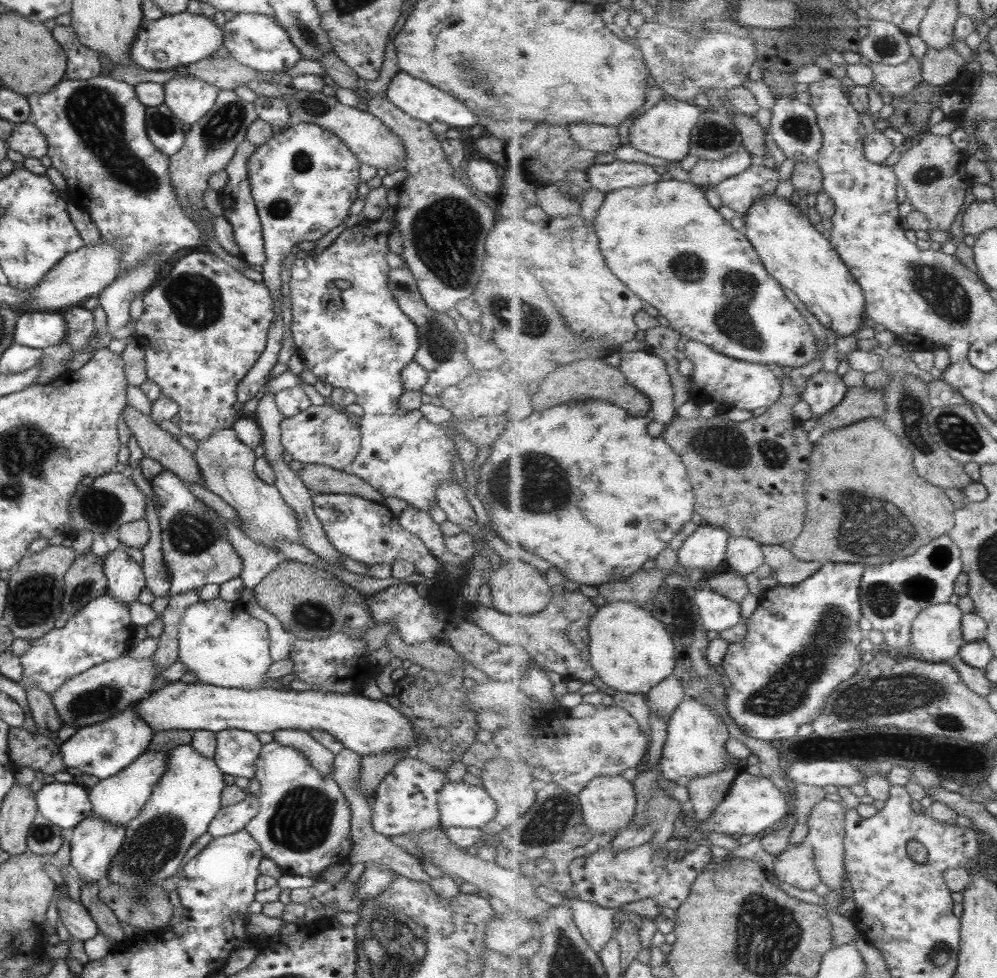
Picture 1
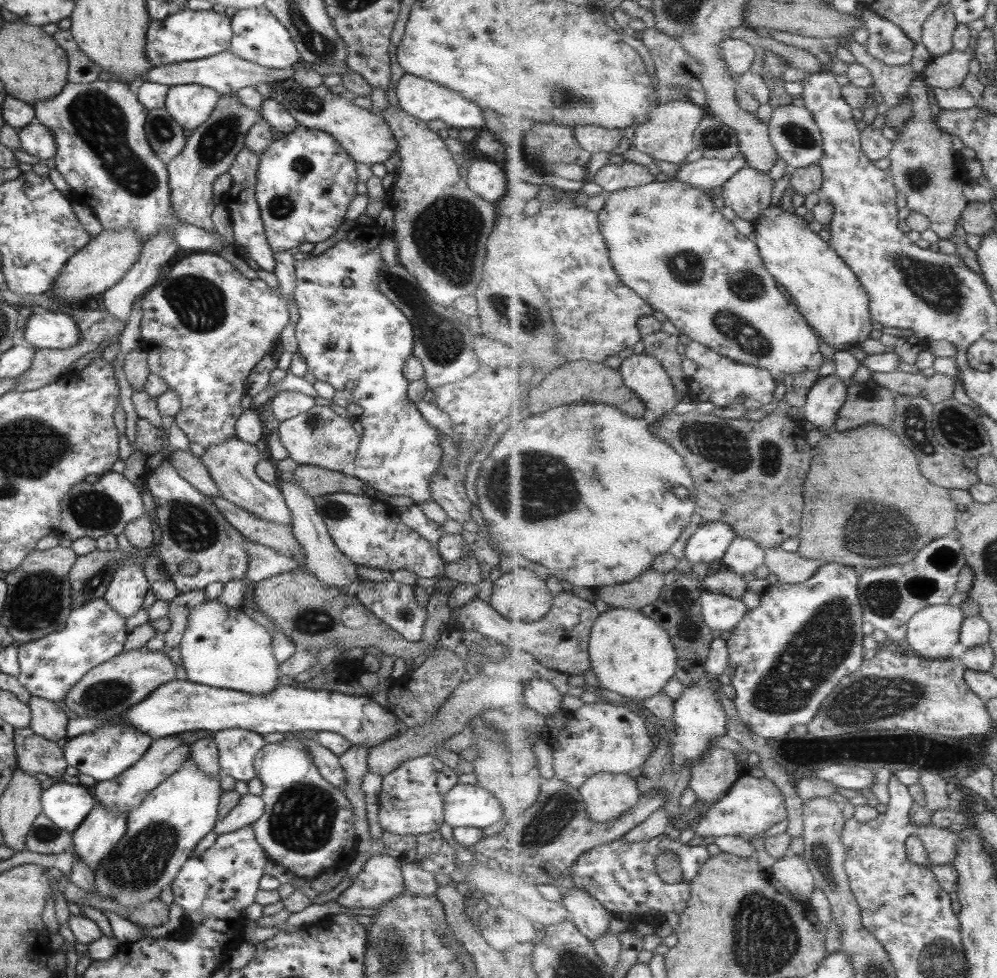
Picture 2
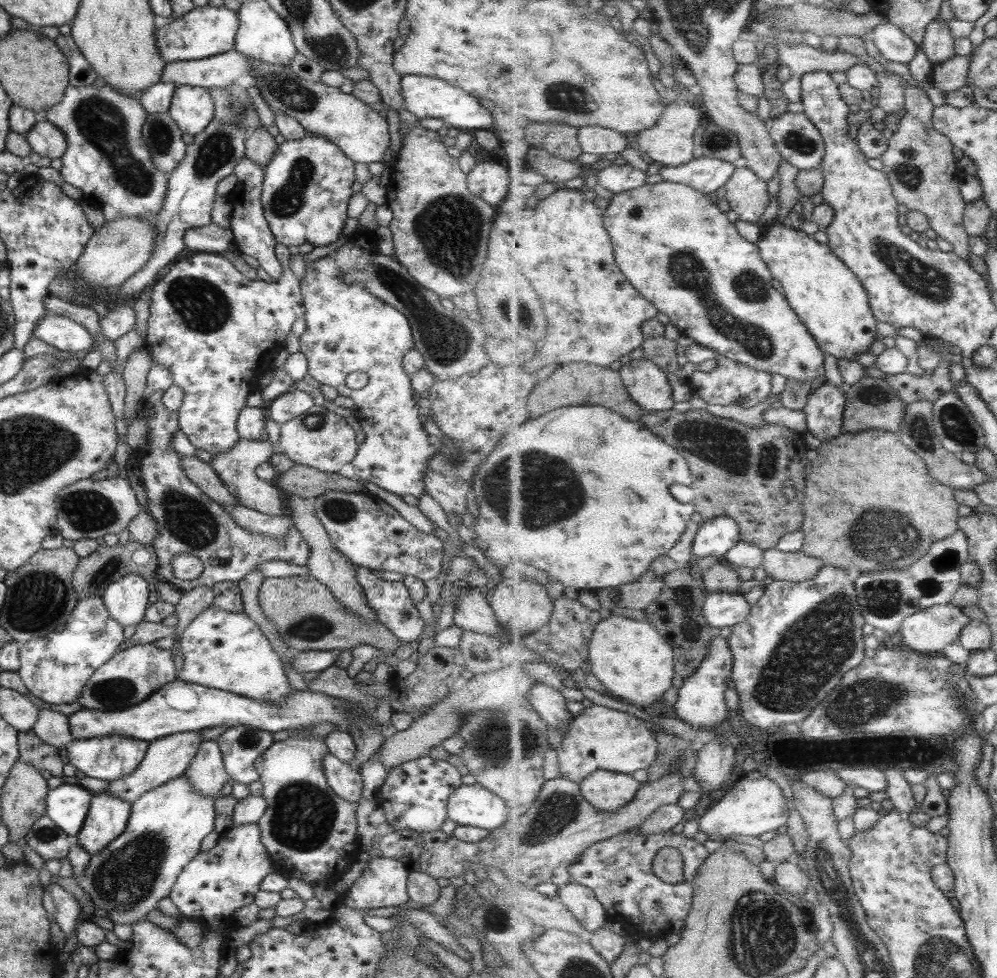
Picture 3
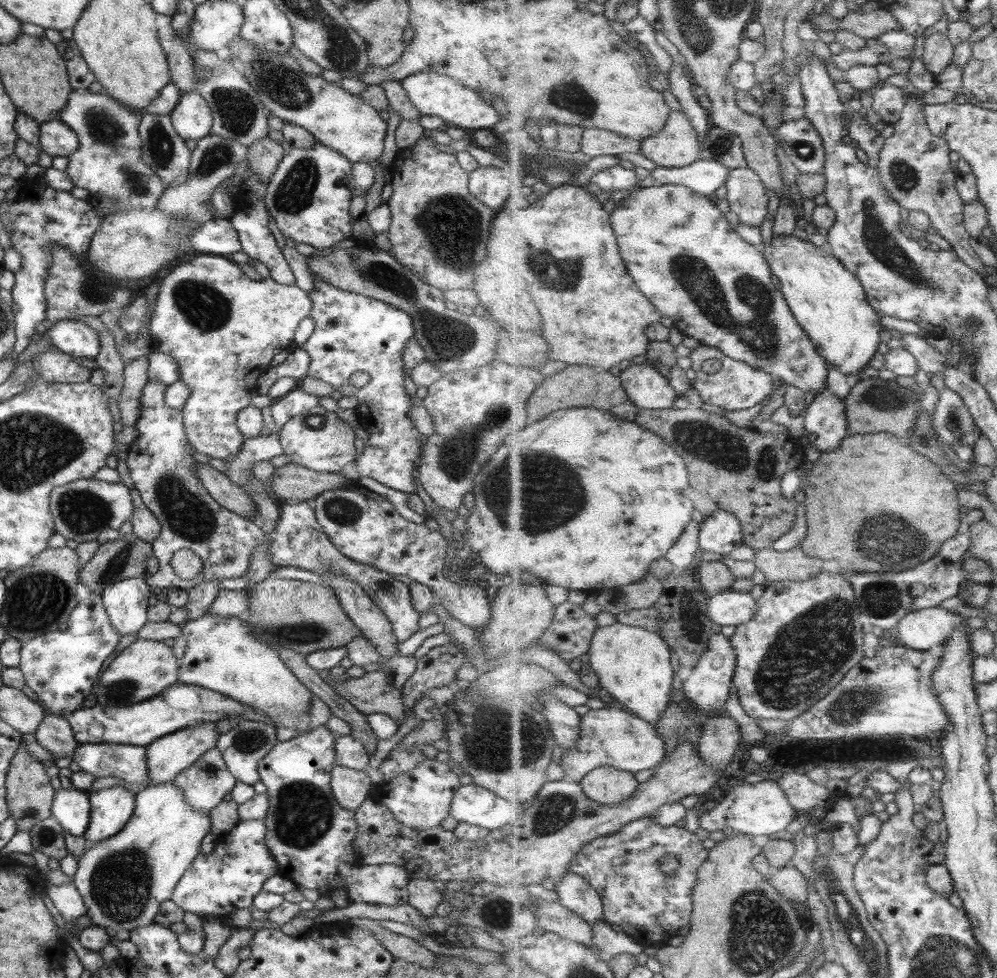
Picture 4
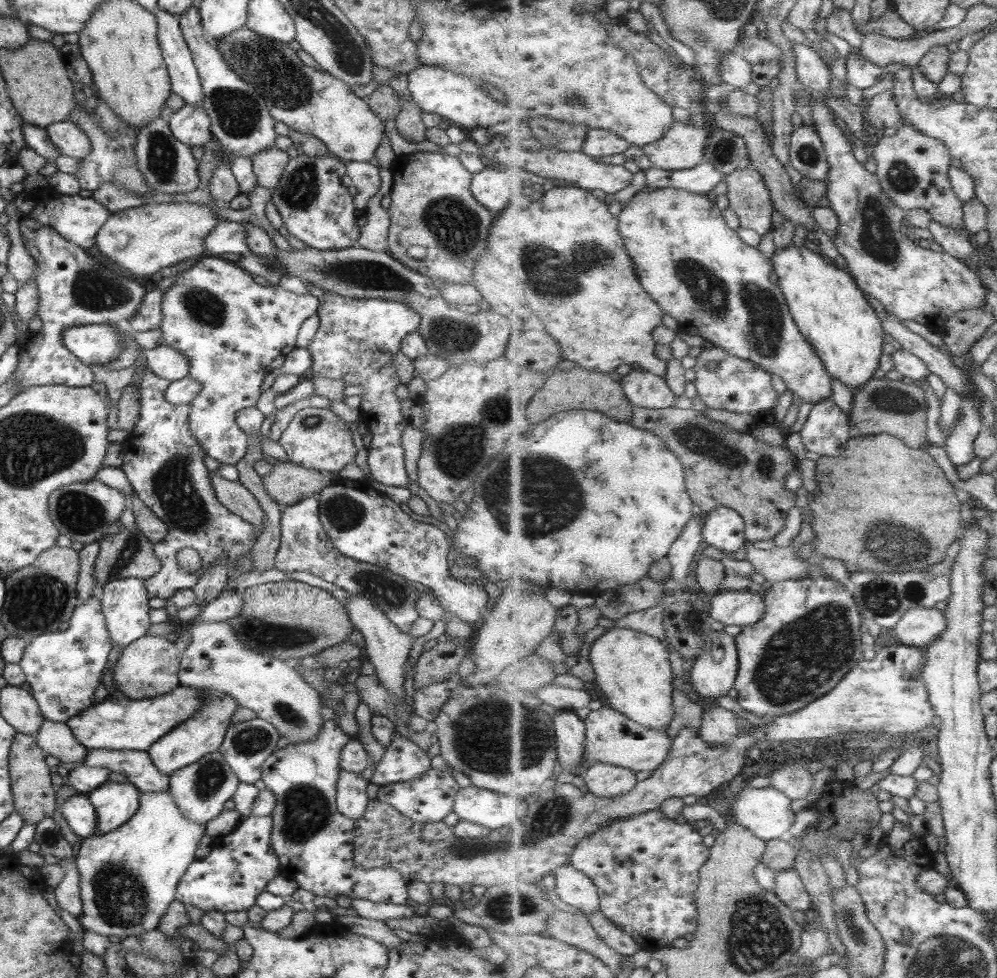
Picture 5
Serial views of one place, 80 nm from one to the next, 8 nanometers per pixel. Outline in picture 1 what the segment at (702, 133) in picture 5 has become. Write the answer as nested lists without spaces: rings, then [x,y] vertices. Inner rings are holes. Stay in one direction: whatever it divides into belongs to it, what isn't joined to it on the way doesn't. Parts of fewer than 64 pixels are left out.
[[[665,95],[641,114],[629,128],[629,145],[638,151],[666,161],[679,162],[691,150],[691,131],[699,122],[703,107]]]

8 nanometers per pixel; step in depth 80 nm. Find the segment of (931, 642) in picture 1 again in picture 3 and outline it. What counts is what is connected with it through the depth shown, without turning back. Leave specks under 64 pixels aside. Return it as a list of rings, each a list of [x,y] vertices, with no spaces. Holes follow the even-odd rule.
[[[936,605],[908,616],[901,626],[902,641],[907,648],[925,655],[937,655],[960,639],[965,625],[971,622],[961,607]]]

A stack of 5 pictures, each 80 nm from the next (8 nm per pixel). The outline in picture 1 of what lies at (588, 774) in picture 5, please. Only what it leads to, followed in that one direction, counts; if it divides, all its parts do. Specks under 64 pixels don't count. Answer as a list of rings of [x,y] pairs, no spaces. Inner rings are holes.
[[[597,776],[580,794],[580,801],[584,812],[585,824],[597,832],[611,834],[624,831],[637,812],[638,796],[634,782],[625,780],[623,776]]]

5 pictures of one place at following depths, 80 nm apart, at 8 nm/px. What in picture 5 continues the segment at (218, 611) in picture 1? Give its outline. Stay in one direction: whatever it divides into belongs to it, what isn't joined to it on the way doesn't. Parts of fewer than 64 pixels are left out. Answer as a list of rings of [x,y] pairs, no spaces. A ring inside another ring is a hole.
[[[196,619],[187,628],[189,633],[189,646],[181,652],[181,661],[178,666],[178,681],[184,687],[194,689],[209,688],[213,691],[225,693],[235,701],[237,707],[247,708],[255,713],[260,720],[272,724],[279,734],[287,738],[288,743],[293,746],[295,743],[302,743],[312,738],[319,732],[323,719],[319,712],[322,699],[314,688],[309,687],[299,674],[293,670],[288,661],[277,660],[273,656],[257,653],[246,649],[231,629],[230,621],[207,621]]]

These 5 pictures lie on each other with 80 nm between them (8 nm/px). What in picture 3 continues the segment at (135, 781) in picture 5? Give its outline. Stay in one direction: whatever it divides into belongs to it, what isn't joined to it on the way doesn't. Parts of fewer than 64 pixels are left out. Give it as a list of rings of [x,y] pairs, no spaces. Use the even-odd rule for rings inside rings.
[[[105,735],[90,739],[72,740],[66,747],[68,764],[74,766],[80,777],[95,778],[104,781],[116,781],[129,776],[137,770],[144,758],[148,742],[130,739],[121,735]]]

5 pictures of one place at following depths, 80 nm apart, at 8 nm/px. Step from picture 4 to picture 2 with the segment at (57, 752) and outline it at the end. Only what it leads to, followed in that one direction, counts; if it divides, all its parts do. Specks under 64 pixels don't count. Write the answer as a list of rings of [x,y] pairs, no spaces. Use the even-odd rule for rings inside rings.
[[[30,696],[29,702],[26,704],[31,713],[29,727],[36,735],[61,744],[67,740],[68,715],[59,709],[57,703]]]

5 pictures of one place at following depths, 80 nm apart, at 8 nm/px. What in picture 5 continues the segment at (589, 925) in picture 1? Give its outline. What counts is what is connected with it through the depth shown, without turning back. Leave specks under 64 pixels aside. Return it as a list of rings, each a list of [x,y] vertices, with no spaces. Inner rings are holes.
[[[571,864],[561,865],[554,872],[558,898],[582,914],[589,915],[600,910],[600,896],[597,885],[584,872]]]

